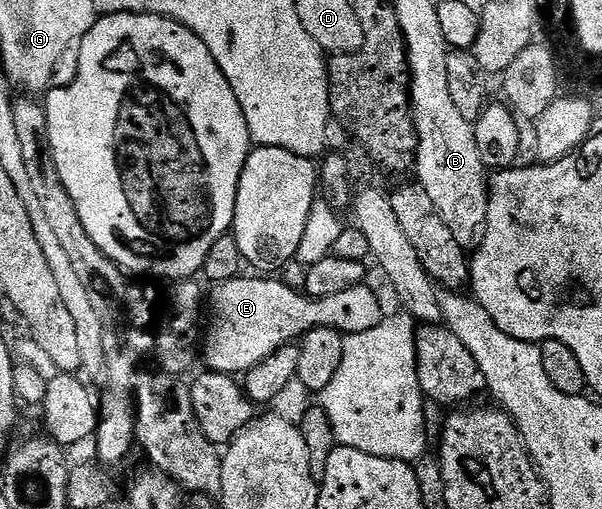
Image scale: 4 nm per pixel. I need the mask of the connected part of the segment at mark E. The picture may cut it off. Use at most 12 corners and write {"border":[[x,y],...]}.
{"border":[[270,278],[213,287],[204,358],[241,375],[312,328],[384,317],[370,284],[312,298]]}

